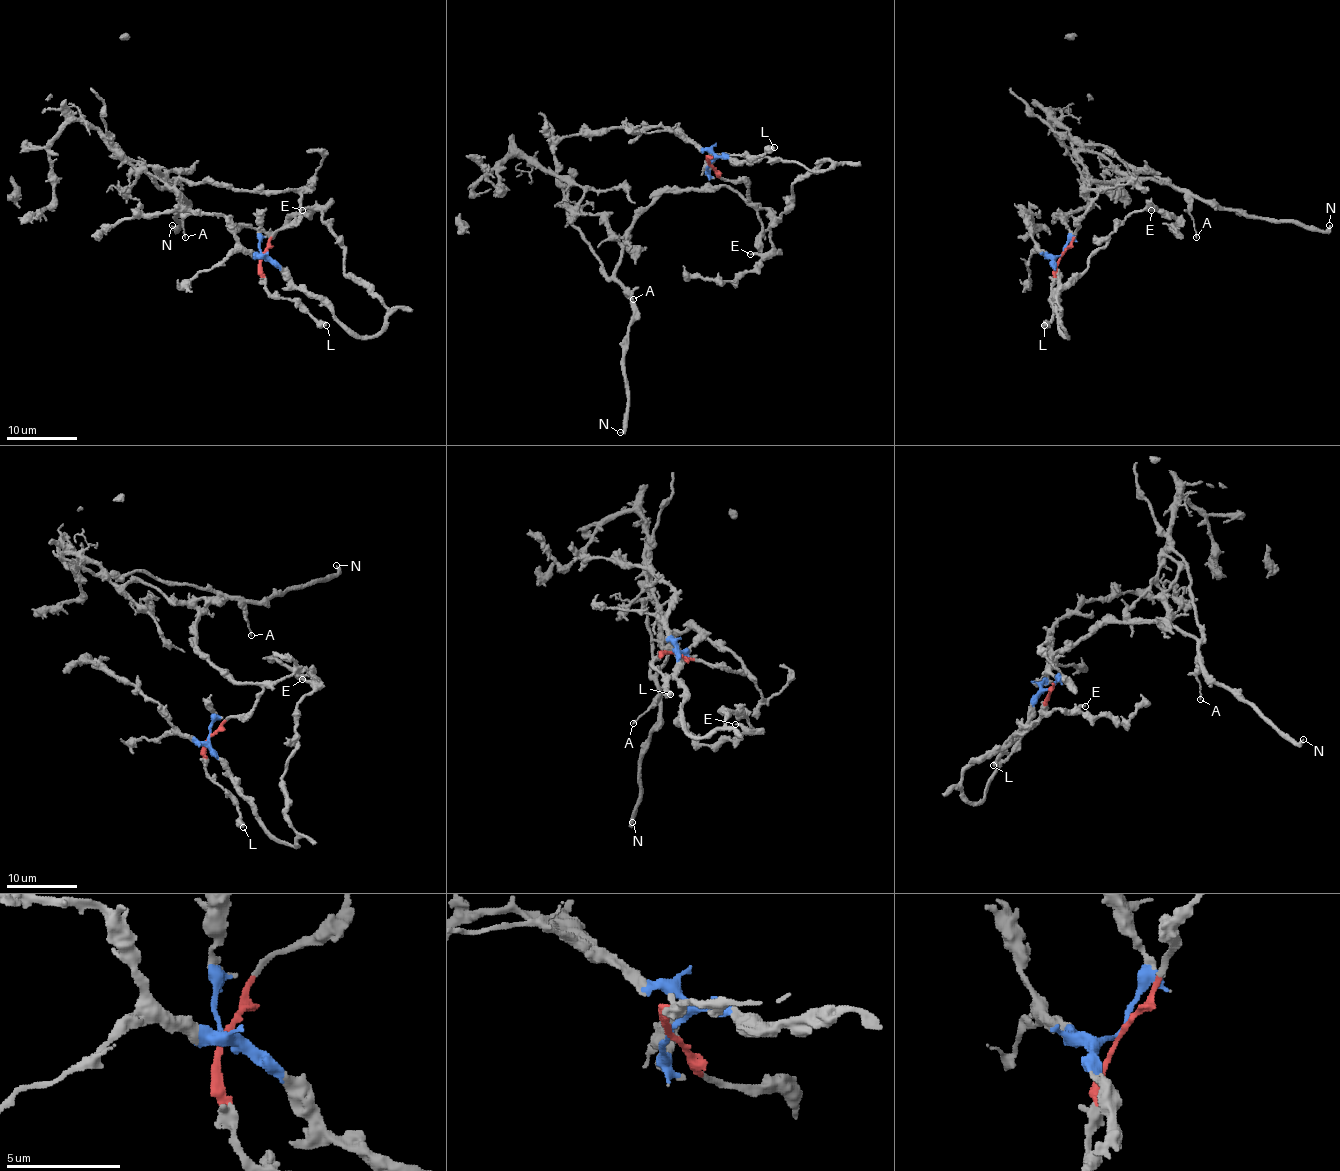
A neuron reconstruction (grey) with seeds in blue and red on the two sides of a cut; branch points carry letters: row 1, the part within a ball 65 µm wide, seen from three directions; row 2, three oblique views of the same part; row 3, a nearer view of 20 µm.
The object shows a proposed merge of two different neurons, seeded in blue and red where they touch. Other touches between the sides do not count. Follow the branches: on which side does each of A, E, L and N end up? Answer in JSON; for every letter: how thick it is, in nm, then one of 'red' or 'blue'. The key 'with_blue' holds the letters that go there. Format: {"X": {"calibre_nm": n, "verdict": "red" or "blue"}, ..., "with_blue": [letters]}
{"A": {"calibre_nm": 130, "verdict": "red"}, "E": {"calibre_nm": 190, "verdict": "blue"}, "L": {"calibre_nm": 600, "verdict": "red"}, "N": {"calibre_nm": 280, "verdict": "red"}, "with_blue": ["E"]}

